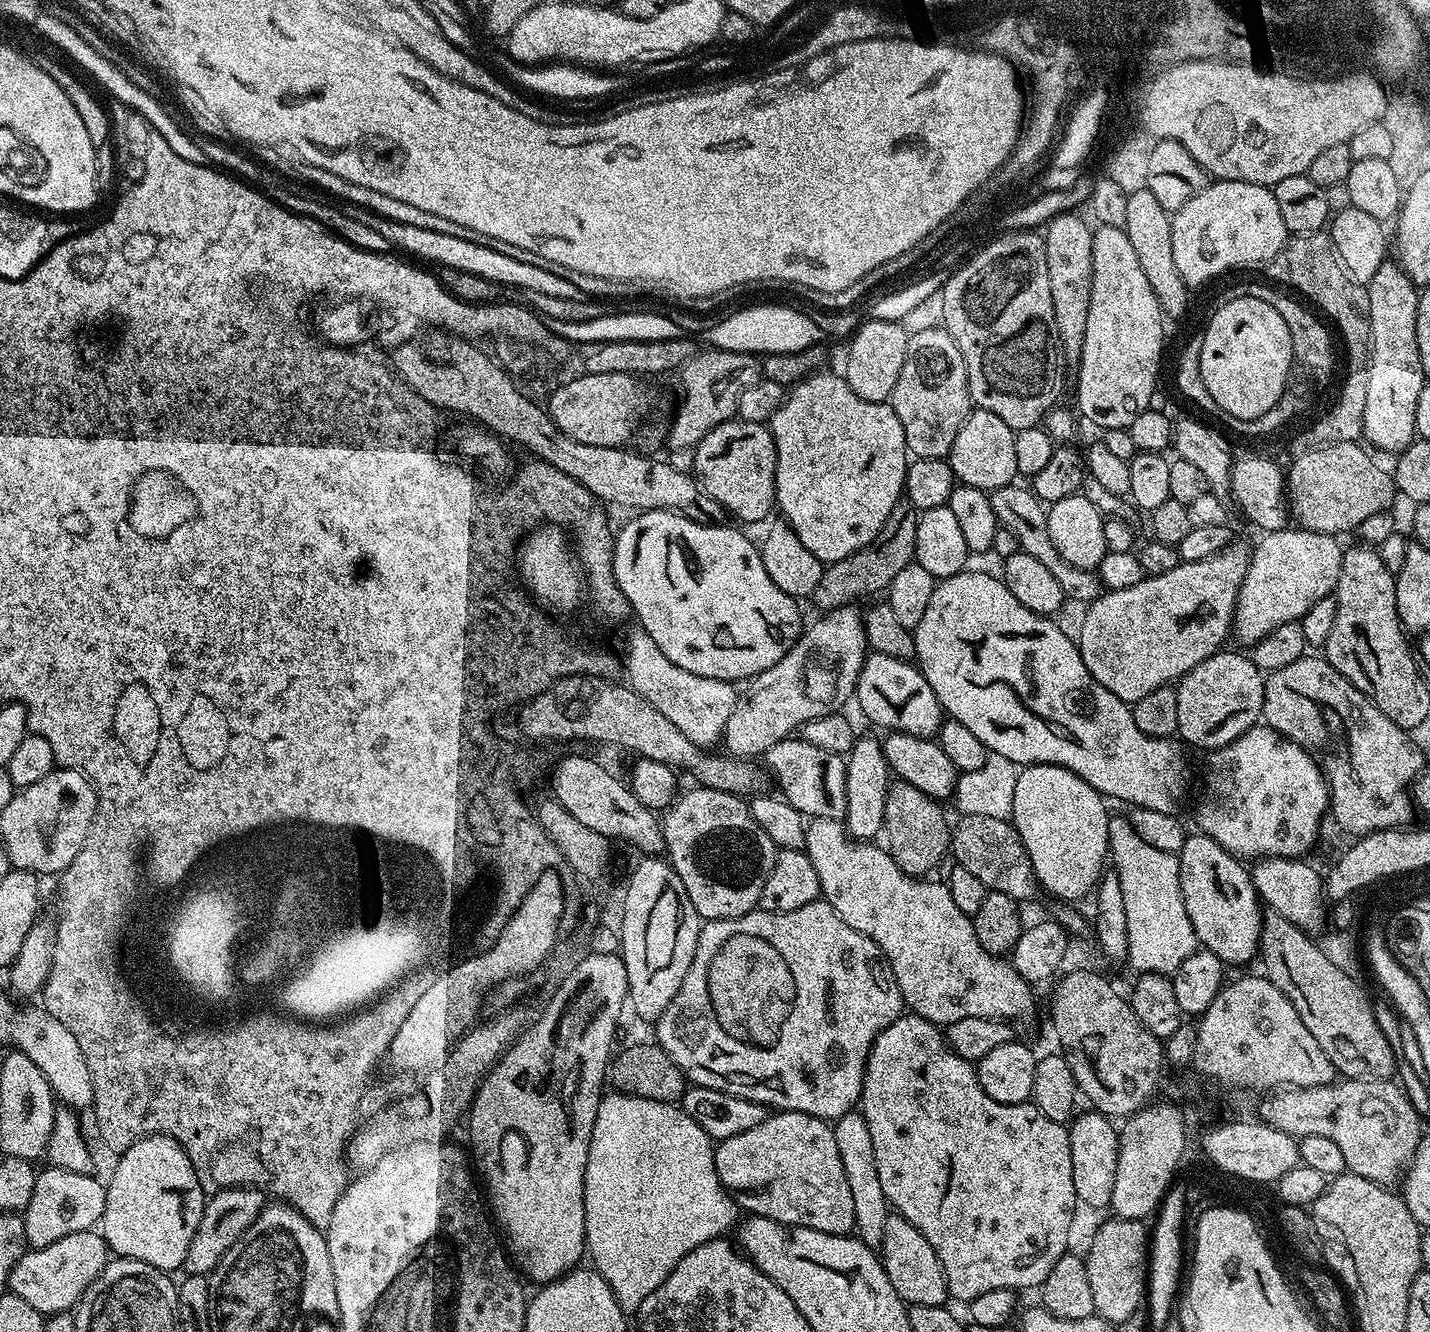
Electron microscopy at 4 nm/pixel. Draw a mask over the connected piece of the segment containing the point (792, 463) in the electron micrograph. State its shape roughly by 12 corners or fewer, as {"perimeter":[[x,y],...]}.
{"perimeter":[[813,371],[772,413],[776,508],[827,566],[901,503],[891,403]]}

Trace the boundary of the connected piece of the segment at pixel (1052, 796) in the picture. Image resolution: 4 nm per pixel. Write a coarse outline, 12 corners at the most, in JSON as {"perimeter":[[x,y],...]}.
{"perimeter":[[1029,764],[1011,824],[1037,885],[1079,902],[1110,856],[1105,797]]}

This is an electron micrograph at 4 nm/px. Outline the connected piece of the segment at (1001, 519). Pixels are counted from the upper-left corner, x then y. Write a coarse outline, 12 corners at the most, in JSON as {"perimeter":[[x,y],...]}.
{"perimeter":[[1031,487],[991,489],[997,525],[1054,574],[1069,601],[1091,602],[1095,571],[1058,554],[1045,505]]}

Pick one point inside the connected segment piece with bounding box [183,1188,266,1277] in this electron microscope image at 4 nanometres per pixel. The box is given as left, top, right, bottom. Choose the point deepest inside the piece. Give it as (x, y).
(227, 1214)

